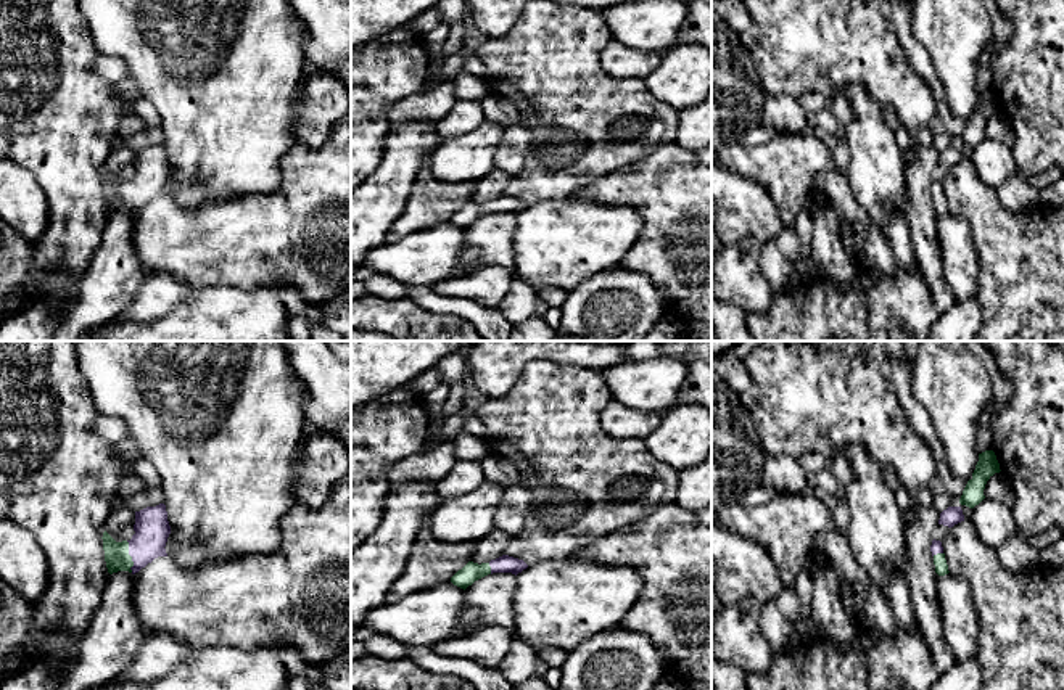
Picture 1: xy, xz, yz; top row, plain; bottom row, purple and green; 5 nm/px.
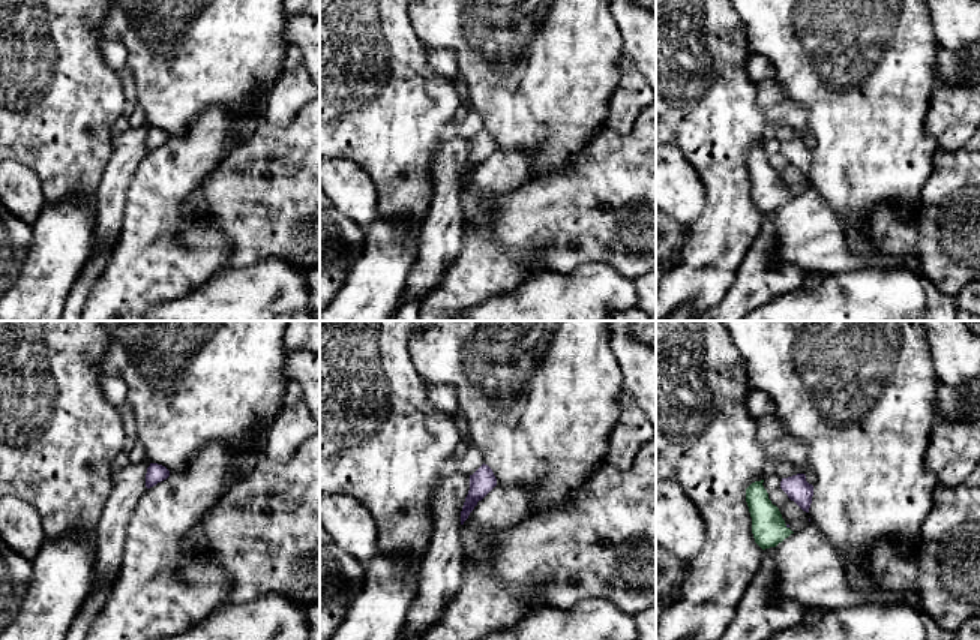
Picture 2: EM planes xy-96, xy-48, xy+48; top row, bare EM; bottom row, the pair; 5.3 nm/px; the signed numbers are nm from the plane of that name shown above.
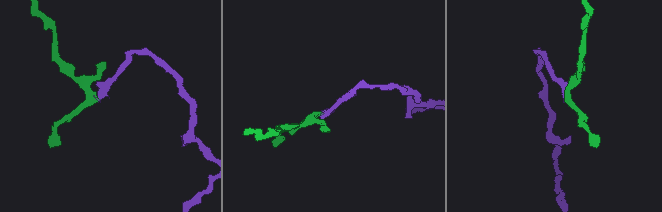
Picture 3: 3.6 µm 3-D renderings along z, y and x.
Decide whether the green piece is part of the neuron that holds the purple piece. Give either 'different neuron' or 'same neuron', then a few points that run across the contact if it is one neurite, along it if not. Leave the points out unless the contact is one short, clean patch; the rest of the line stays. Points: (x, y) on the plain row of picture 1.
same neuron | xy (152, 168), (152, 174), (131, 195), (116, 193)

